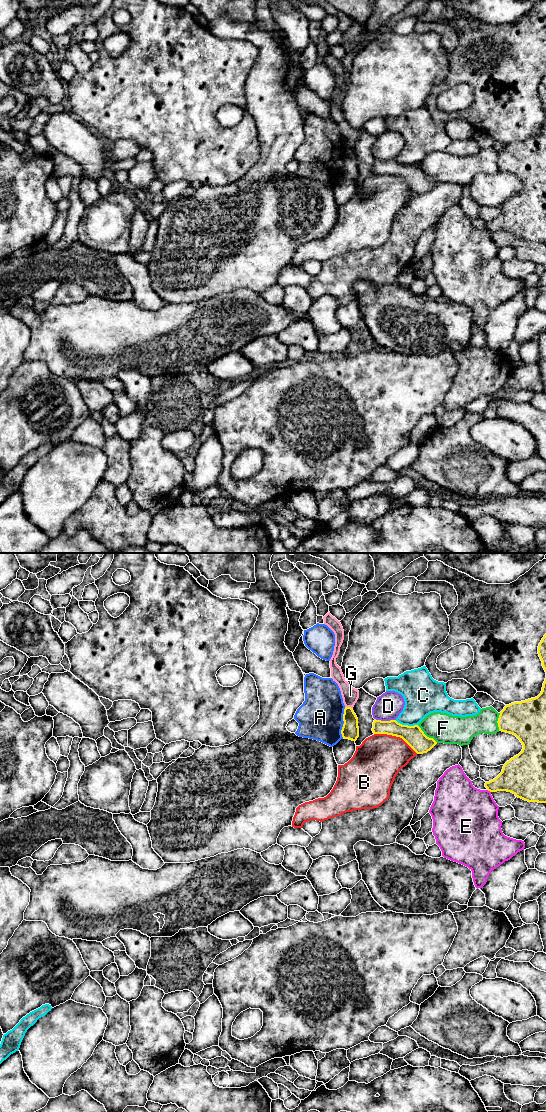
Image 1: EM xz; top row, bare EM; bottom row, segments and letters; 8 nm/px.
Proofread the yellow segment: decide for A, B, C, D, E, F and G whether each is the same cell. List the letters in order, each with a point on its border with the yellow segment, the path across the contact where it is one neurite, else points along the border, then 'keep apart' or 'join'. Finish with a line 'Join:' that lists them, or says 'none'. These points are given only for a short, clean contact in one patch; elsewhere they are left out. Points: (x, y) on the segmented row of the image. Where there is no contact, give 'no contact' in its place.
A: meets yellow in xz at (344, 722); border along xz (345, 707), (341, 730), (342, 737); keep apart
B: meets yellow in xz at (396, 736); keep apart
C: meets yellow in xz at (406, 725); keep apart
D: meets yellow in xz at (385, 721); keep apart
E: meets yellow in xz at (489, 790); keep apart
F: meets yellow in xz at (426, 736); keep apart
G: meets yellow in xz at (348, 707); border along xz (345, 706), (351, 708); keep apart
Join: none

